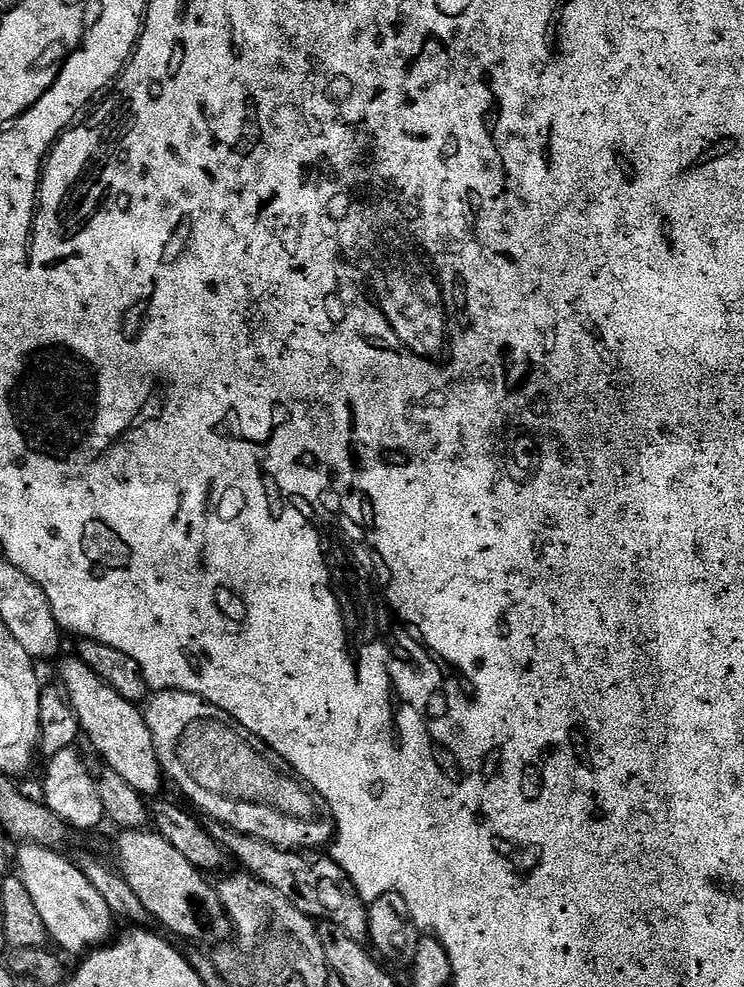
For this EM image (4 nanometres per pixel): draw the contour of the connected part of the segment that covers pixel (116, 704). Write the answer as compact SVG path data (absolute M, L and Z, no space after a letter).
M78 658L71 659L59 661L58 684L64 689L72 713L78 718L81 733L85 737L88 735L93 750L105 760L103 763L107 767L122 774L122 778L126 778L126 782L130 782L130 786L134 786L134 790L138 790L141 796L155 797L155 792L166 784L166 777L154 750L154 738L150 734L150 726L146 726L143 711L122 698L122 694L115 692L102 678L98 678L94 670L86 666L86 662Z

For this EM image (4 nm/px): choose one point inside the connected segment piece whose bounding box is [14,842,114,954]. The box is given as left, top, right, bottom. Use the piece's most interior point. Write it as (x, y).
(76, 916)

